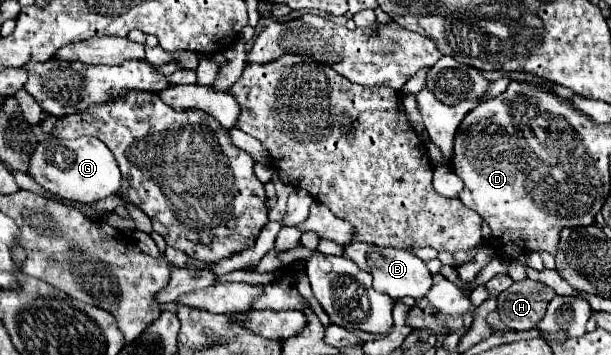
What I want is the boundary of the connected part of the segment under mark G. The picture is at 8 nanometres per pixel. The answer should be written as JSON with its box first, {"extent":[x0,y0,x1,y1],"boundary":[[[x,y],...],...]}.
{"extent":[29,136,123,204],"boundary":[[[81,136],[73,140],[53,138],[47,142],[41,142],[31,156],[29,176],[45,190],[61,198],[77,200],[85,204],[93,204],[97,200],[117,194],[123,182],[123,176],[119,172],[119,166],[111,150],[99,138],[93,138],[93,136]]]}

